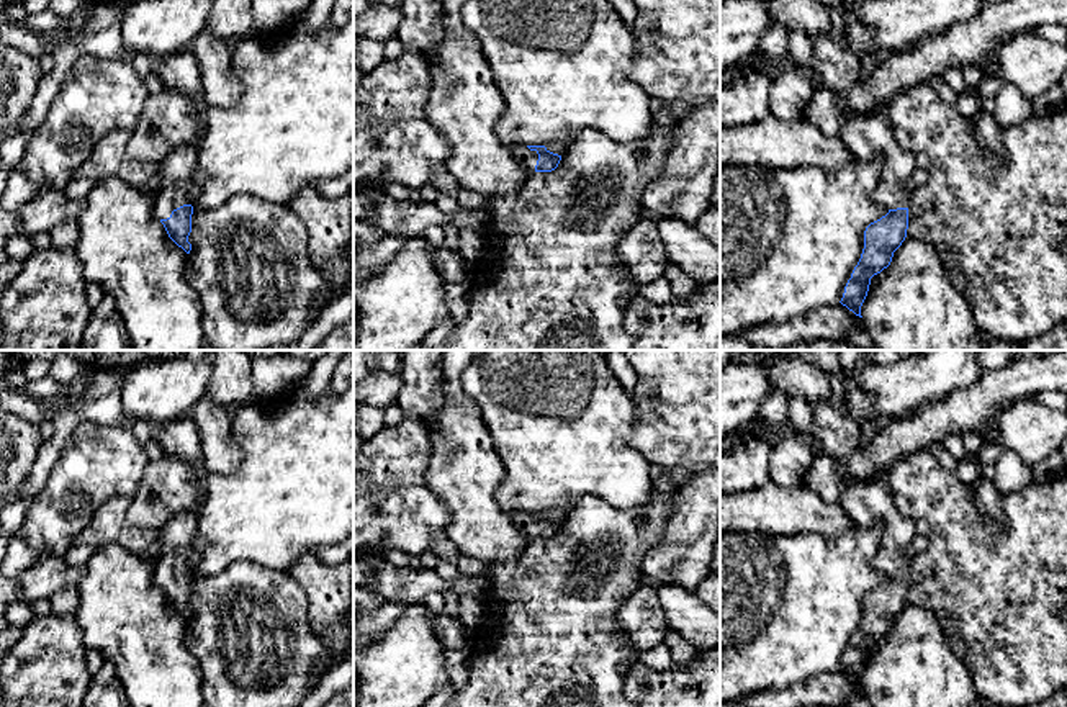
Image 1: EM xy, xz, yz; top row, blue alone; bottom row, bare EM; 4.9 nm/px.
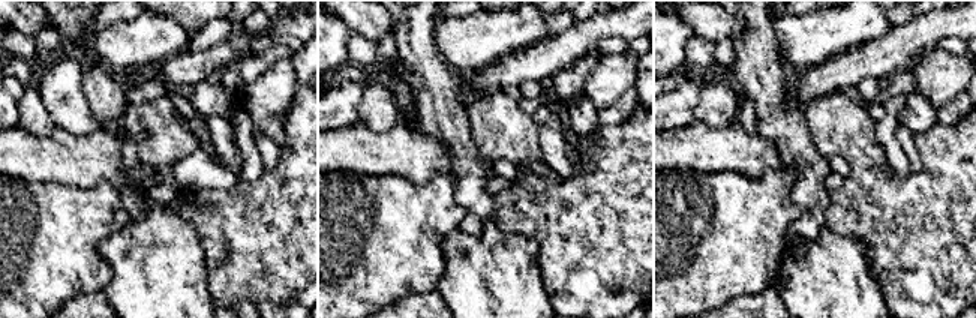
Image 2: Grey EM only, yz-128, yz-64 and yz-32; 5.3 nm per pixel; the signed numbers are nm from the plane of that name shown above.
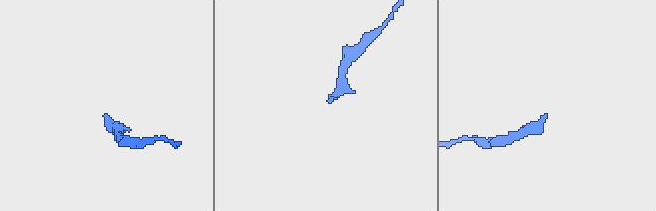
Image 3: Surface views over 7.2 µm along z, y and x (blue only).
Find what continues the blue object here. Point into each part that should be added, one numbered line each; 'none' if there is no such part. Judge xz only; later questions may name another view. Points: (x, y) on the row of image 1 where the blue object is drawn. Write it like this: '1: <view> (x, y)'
1: xz (527, 157)

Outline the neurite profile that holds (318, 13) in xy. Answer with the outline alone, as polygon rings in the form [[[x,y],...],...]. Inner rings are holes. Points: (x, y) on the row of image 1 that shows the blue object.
[[[311,0],[308,8],[301,13],[301,20],[311,31],[319,31],[331,21],[335,0]]]

